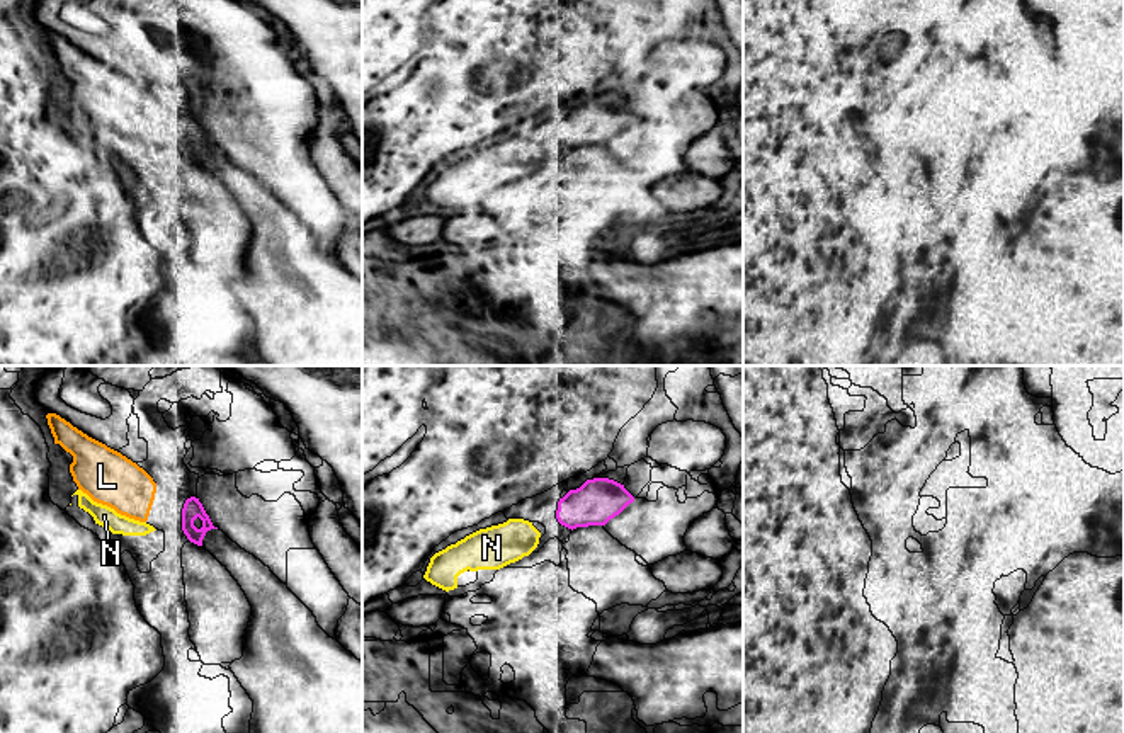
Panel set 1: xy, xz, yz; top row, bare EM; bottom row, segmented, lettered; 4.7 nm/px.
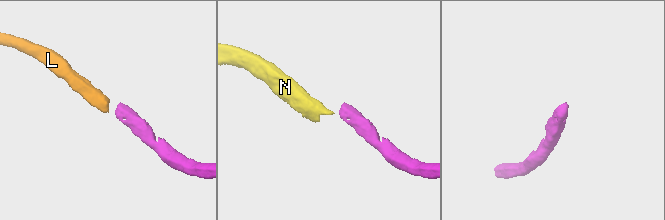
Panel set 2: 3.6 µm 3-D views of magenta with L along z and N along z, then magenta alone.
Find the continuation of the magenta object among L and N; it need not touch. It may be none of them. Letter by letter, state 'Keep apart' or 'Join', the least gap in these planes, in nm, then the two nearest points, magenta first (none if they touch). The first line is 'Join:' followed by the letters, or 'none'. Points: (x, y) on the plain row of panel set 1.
Join: L
L: Join. Distance 140 nm. Across: xy (182, 128), (153, 118)
N: Keep apart. Distance 100 nm. Across: xz (558, 140), (539, 152)

